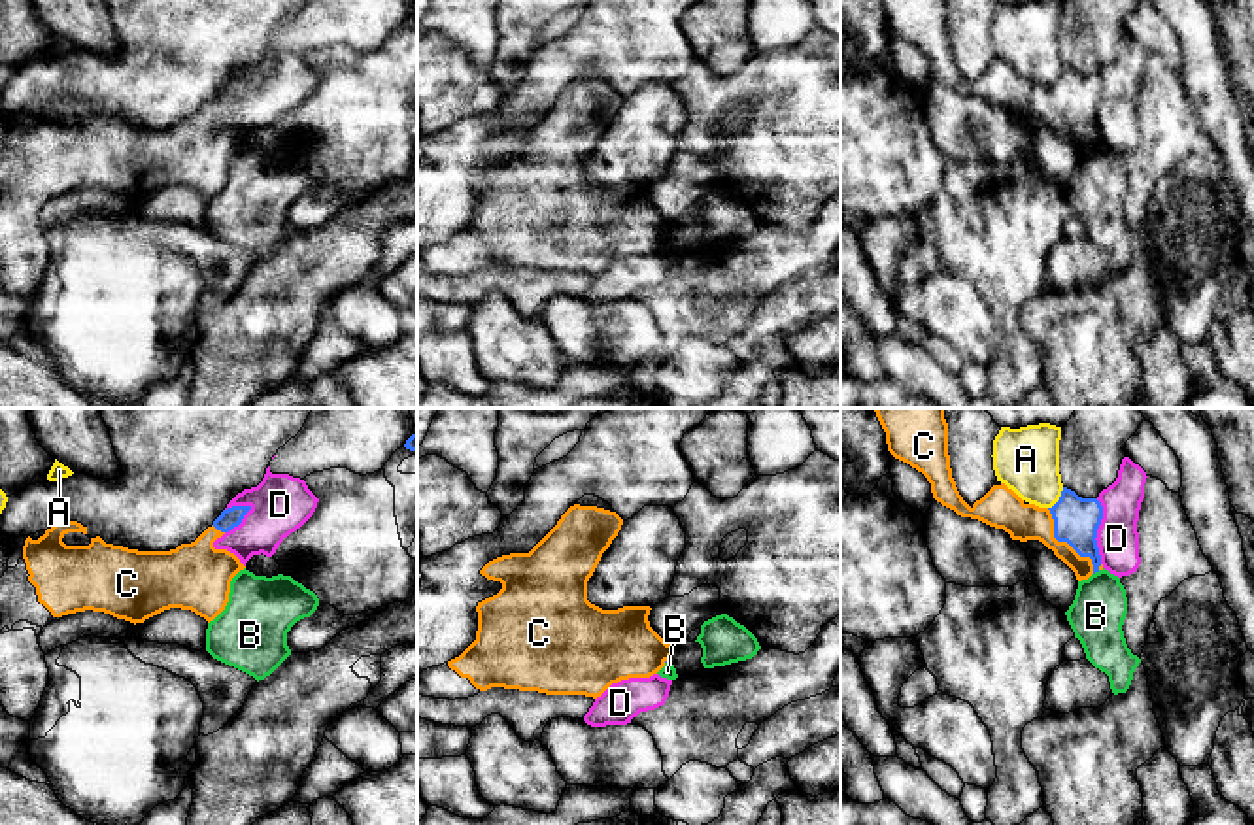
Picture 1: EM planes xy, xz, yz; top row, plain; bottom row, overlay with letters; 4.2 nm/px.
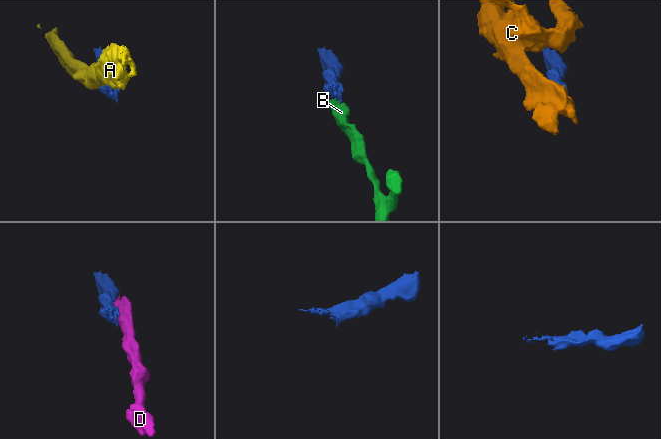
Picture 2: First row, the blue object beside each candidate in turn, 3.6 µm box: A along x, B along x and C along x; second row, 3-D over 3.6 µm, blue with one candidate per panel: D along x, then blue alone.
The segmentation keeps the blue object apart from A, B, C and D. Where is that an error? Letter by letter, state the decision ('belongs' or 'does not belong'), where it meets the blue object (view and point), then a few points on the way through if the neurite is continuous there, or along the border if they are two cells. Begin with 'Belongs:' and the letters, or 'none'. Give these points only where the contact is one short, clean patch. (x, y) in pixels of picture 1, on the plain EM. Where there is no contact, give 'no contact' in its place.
Belongs: C
A: does not belong; meets blue in yz at (1060, 76)
B: does not belong; meets blue in yz at (1096, 148); border along yz (1100, 148), (1094, 151)
C: belongs; meets blue in yz at (1066, 117)
D: does not belong; meets blue in yz at (1096, 108)

